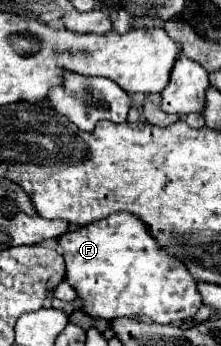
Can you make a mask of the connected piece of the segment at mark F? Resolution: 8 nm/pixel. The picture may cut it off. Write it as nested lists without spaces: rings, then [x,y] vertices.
[[[118,212],[98,222],[90,222],[90,226],[66,232],[62,234],[62,238],[58,238],[58,244],[62,246],[66,260],[66,282],[76,290],[76,296],[82,300],[80,312],[88,314],[90,318],[104,320],[114,320],[118,316],[148,316],[158,324],[172,324],[176,320],[192,318],[196,310],[202,306],[202,298],[196,290],[194,278],[180,260],[166,252],[160,252],[156,242],[146,232],[146,226],[138,220],[140,218],[136,218],[134,214]]]

